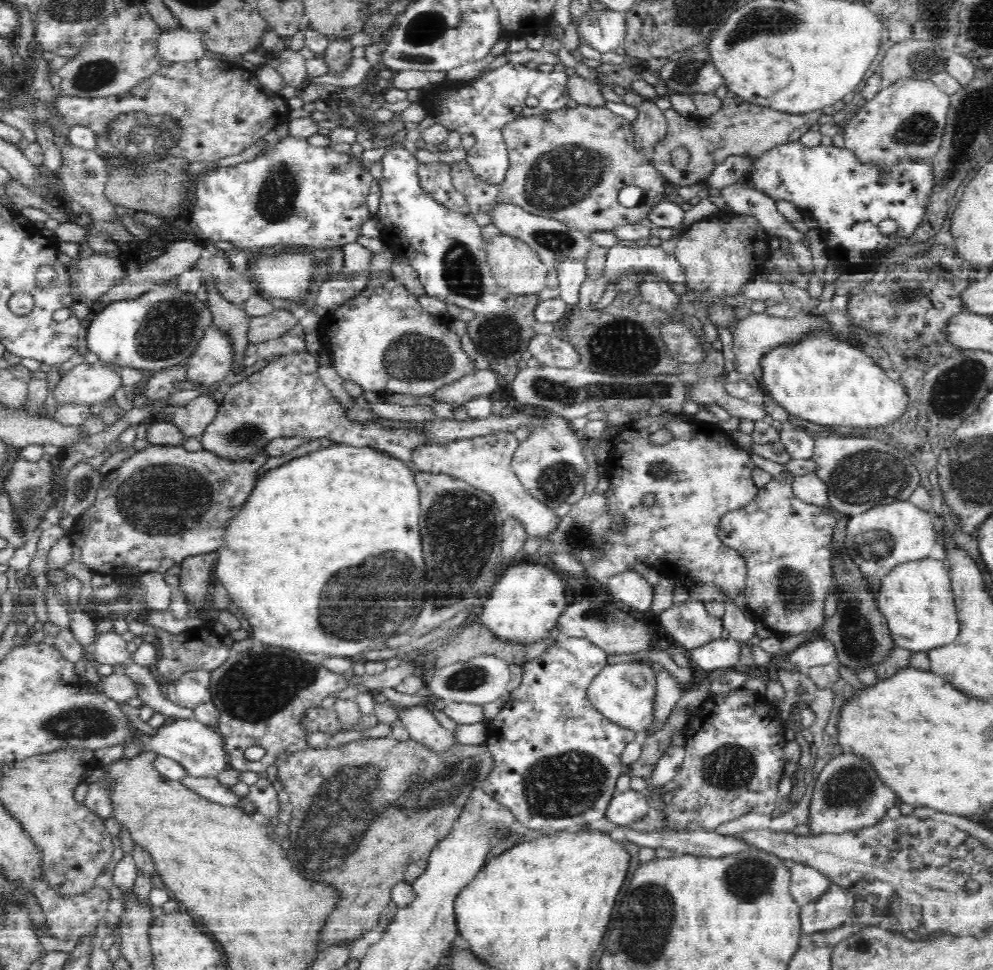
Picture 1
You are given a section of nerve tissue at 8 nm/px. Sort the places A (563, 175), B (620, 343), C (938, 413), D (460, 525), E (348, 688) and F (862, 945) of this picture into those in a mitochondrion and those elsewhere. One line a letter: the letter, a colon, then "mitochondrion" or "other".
A: mitochondrion
B: mitochondrion
C: mitochondrion
D: mitochondrion
E: other
F: other

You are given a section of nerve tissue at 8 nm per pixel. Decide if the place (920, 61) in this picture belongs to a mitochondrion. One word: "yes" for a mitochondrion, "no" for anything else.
yes

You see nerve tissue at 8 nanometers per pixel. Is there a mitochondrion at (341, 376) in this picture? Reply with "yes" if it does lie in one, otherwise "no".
no

